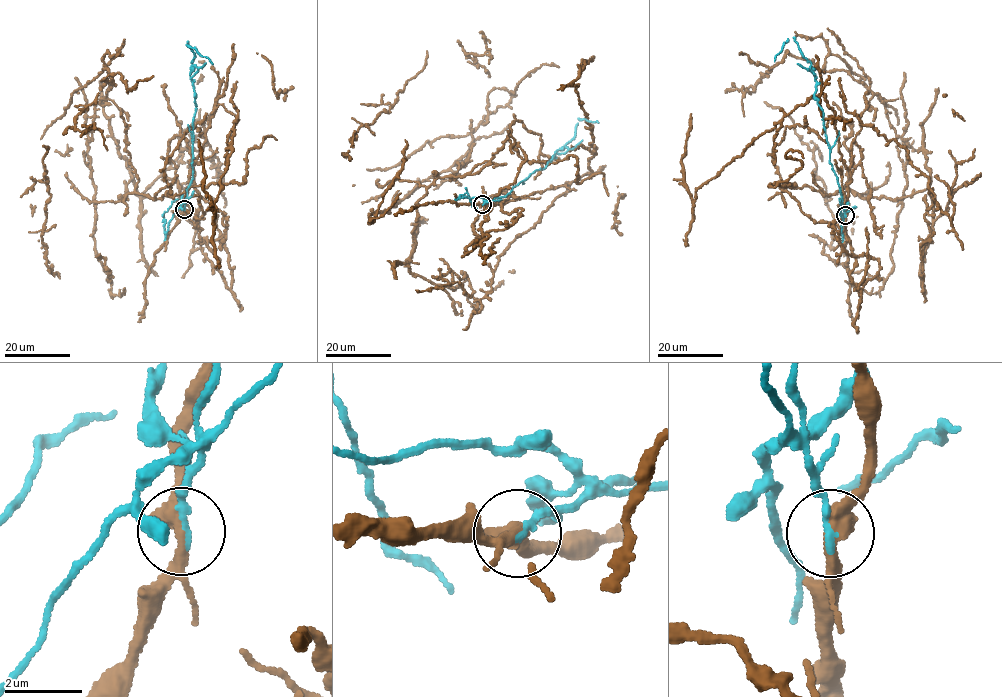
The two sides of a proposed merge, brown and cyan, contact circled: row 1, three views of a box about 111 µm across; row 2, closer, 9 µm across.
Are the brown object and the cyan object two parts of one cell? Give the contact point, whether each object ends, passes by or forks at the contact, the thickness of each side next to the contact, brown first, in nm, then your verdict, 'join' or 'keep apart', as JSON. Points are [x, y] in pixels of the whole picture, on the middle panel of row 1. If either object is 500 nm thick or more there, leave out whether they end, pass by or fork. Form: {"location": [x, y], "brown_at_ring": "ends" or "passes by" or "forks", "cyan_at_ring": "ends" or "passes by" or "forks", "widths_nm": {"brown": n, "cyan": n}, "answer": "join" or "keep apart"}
{"location": [482, 204], "brown_at_ring": "forks", "cyan_at_ring": "ends", "widths_nm": {"brown": 320, "cyan": 220}, "answer": "keep apart"}

